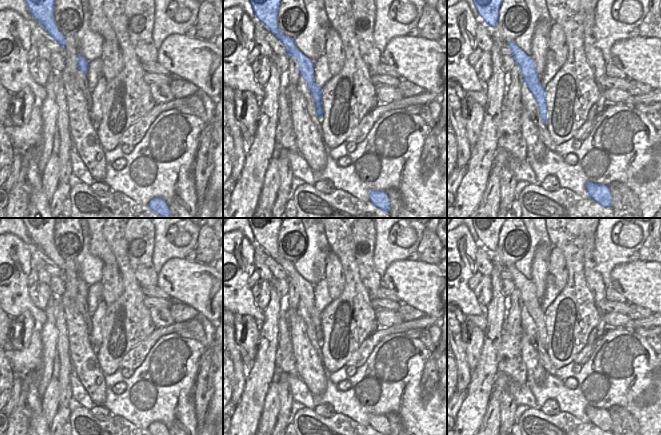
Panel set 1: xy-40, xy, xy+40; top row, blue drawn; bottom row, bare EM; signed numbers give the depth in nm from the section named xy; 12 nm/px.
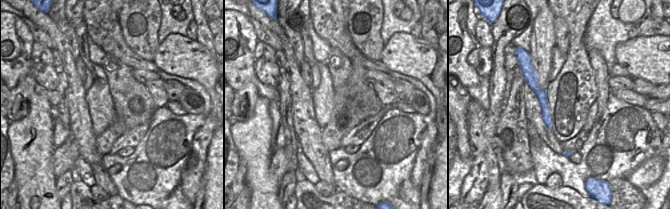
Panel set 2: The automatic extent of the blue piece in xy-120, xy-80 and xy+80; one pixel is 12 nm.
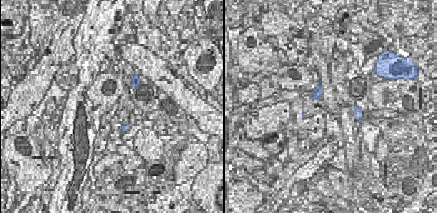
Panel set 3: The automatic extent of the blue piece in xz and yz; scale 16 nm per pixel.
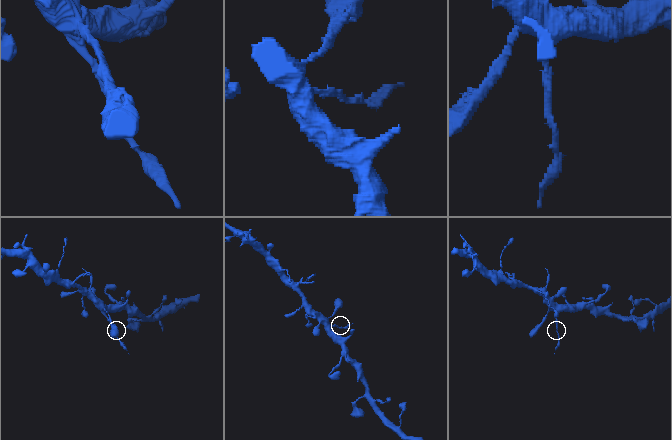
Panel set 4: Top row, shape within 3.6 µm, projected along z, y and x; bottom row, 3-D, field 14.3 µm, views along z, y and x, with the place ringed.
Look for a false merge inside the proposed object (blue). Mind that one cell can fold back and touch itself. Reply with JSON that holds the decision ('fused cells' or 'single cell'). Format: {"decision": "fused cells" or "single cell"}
{"decision": "fused cells"}

